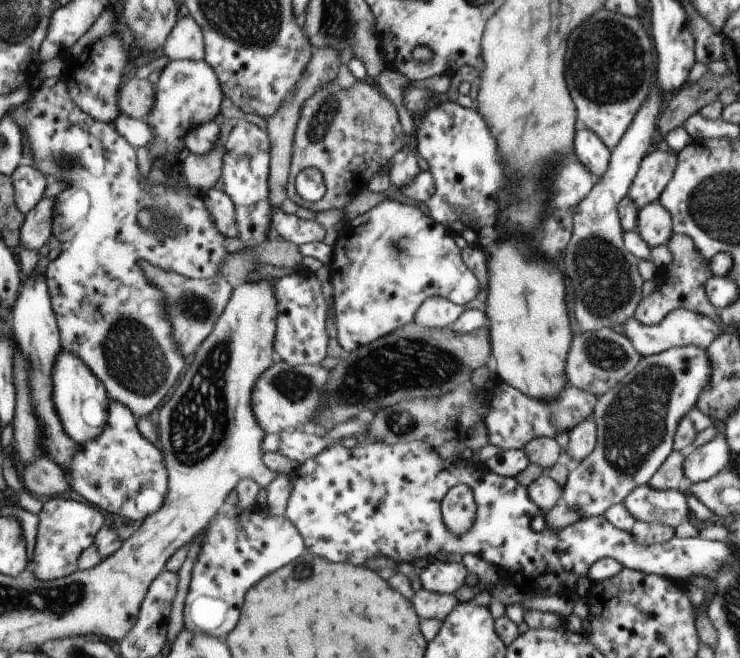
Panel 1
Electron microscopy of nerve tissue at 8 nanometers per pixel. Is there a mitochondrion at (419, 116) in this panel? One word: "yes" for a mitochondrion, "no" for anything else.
no

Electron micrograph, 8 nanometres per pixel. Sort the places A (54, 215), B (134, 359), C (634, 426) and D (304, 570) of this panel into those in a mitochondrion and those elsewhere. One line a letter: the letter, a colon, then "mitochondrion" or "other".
A: other
B: mitochondrion
C: mitochondrion
D: mitochondrion

